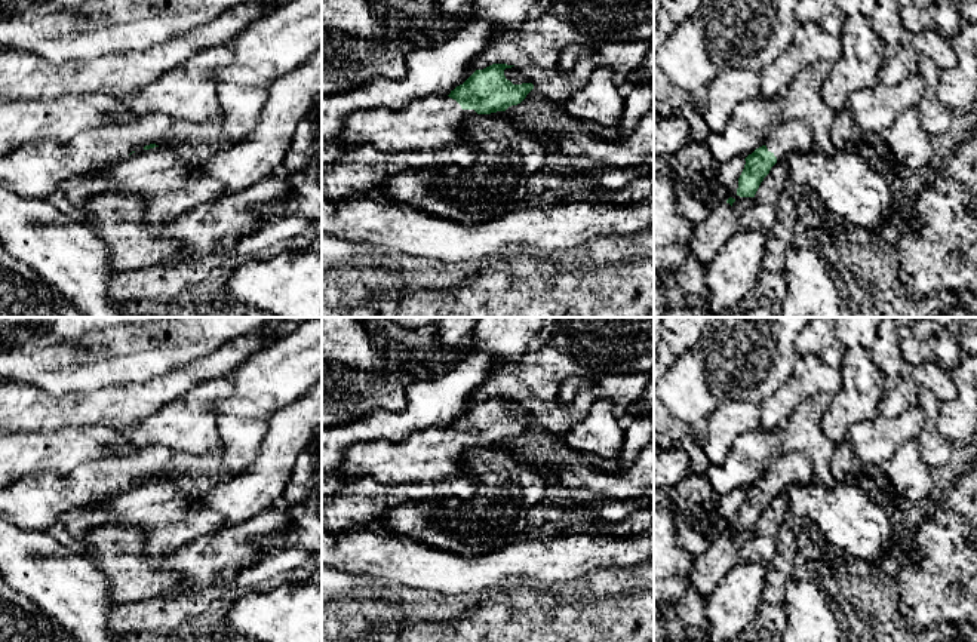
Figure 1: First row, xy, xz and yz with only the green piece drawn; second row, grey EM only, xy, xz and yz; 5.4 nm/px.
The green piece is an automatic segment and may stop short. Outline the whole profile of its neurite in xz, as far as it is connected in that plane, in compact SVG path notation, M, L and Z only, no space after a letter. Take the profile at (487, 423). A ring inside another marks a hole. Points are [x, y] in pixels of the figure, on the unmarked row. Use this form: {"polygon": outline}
{"polygon": "M492 396L476 402L463 417L448 428L427 428L405 437L400 442L369 440L353 445L347 452L344 473L348 477L374 477L382 483L402 485L409 482L433 482L451 479L463 469L466 457L477 446L506 443L520 436L534 421L532 415L513 417L506 411L504 402L514 397Z"}

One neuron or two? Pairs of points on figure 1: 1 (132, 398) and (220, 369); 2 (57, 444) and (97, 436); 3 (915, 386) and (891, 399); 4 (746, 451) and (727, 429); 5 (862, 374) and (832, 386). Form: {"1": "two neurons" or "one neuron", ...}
{"1": "one neuron", "2": "one neuron", "3": "one neuron", "4": "two neurons", "5": "two neurons"}

